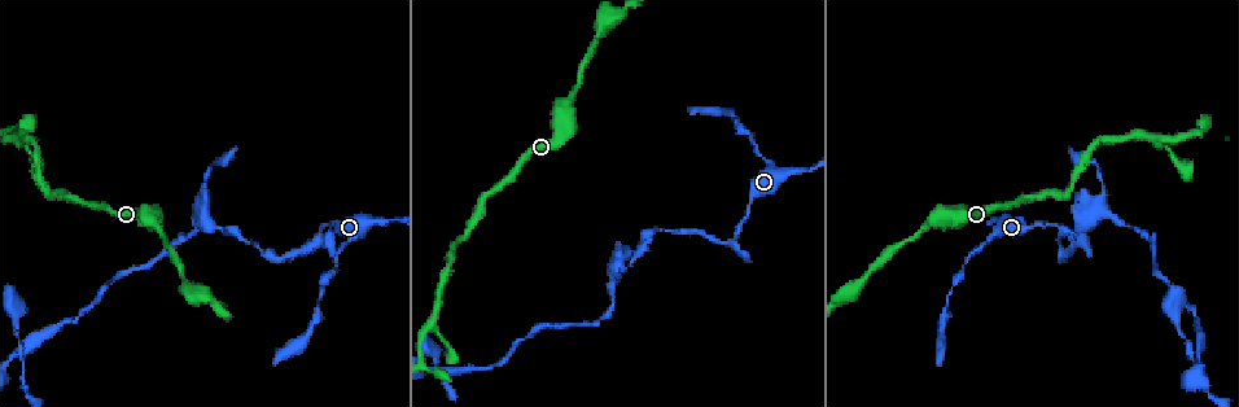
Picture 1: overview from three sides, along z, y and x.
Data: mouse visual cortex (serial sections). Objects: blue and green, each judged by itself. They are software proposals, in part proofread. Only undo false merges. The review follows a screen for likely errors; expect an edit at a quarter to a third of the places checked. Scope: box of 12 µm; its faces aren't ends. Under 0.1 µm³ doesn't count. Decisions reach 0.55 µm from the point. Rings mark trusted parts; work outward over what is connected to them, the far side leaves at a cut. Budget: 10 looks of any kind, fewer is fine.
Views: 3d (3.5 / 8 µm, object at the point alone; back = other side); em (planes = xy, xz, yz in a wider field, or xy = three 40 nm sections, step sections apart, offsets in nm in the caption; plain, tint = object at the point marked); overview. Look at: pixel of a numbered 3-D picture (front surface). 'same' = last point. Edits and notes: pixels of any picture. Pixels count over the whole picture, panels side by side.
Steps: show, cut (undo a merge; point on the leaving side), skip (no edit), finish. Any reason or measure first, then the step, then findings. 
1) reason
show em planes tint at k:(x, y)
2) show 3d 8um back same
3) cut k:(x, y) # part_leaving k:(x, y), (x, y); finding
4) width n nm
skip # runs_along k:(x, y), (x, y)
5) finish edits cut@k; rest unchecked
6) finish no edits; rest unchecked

sudden change in width
show 3d 3.5um at 1:(384, 220)

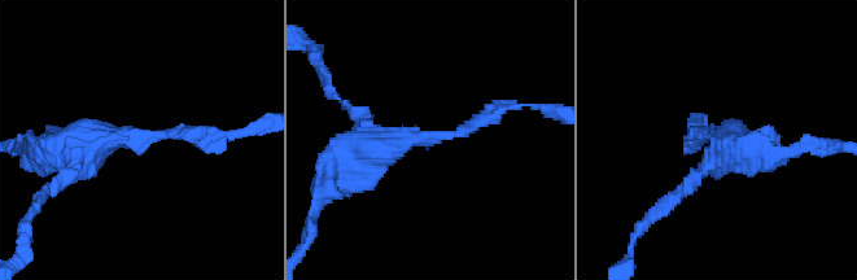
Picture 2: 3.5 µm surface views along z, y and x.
arm_widths 150, 500 nm
skip # runs_along 2:(345, 162), (464, 132), (492, 103); all the same cell

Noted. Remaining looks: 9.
abrupt turn
show 3d 3.5um back at 1:(731, 246)

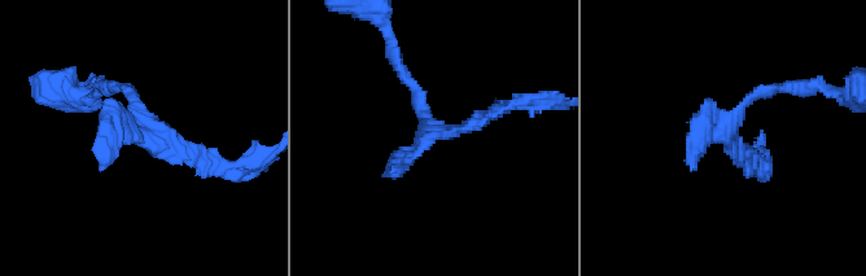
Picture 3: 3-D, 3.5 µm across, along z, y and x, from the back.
shape alone is not enough
show em xy step 5 tint at 3:(141, 127)

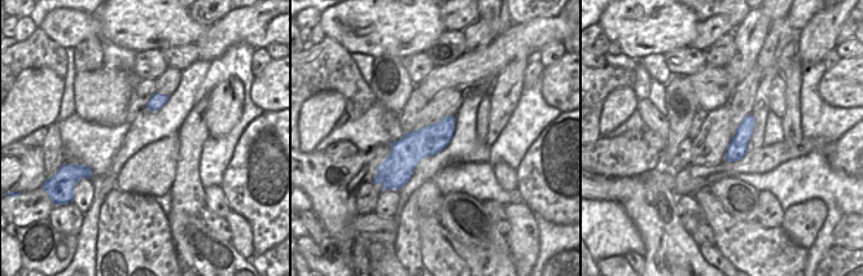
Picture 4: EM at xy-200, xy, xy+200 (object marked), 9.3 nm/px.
skip # runs_along 4:(451, 119), (388, 169); continuous, no second cell

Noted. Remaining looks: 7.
arms part here
show 3d 8um at 1:(431, 324)

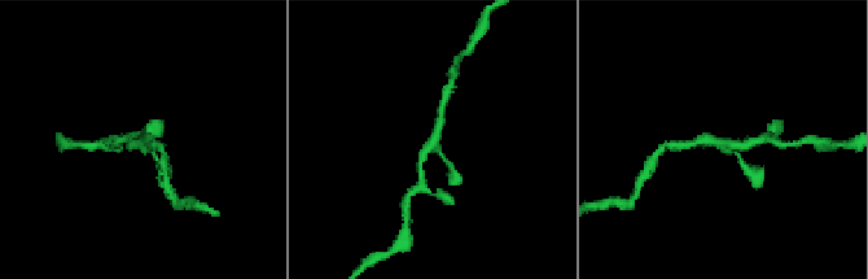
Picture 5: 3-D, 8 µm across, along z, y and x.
closer look
show 3d 3.5um at 5:(724, 143)

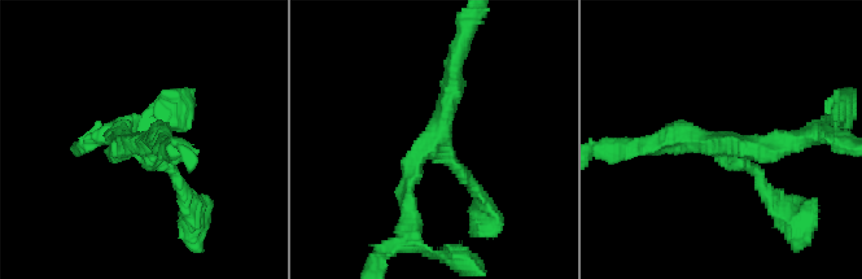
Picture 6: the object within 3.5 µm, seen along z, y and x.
need the tissue
show em xy step 5 tint at 6:(434, 140)

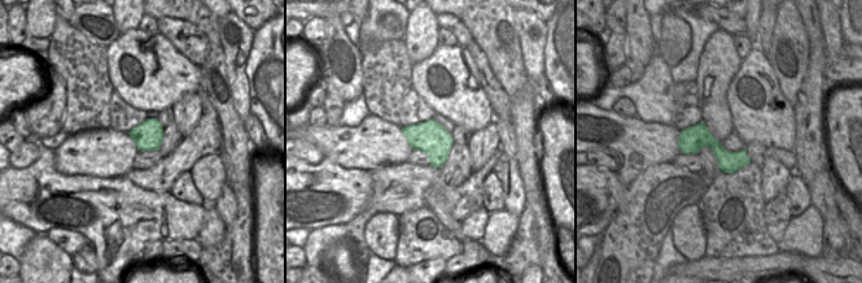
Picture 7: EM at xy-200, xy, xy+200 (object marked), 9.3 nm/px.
width 300 nm
skip # runs_along 6:(455, 62), (440, 135), (407, 178), (412, 216); all the same cell

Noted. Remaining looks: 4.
narrows sharply
show 3d 3.5um at 1:(1060, 244)

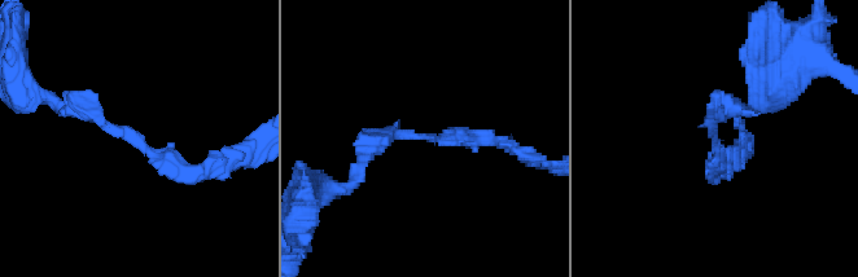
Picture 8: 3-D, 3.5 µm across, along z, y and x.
show em xy step 5 tint at 8:(127, 139)

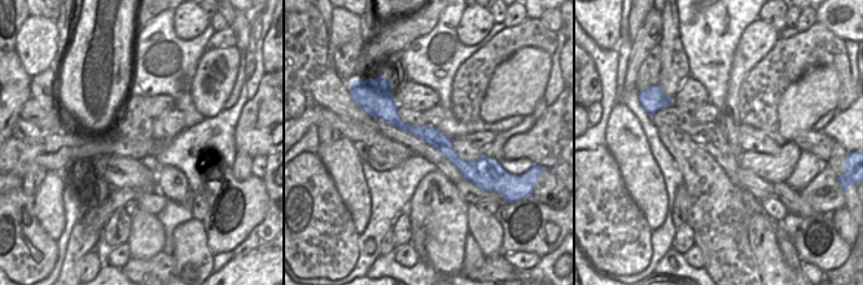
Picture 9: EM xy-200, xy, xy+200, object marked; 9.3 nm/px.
skip # continuous, no second cell

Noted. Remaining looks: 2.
finish no edits; rest unchecked

